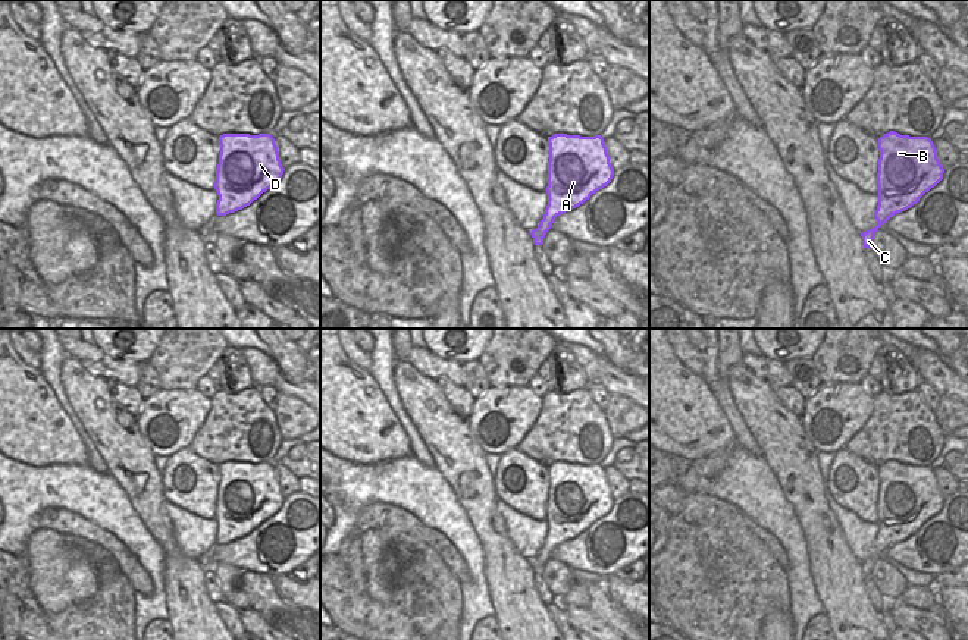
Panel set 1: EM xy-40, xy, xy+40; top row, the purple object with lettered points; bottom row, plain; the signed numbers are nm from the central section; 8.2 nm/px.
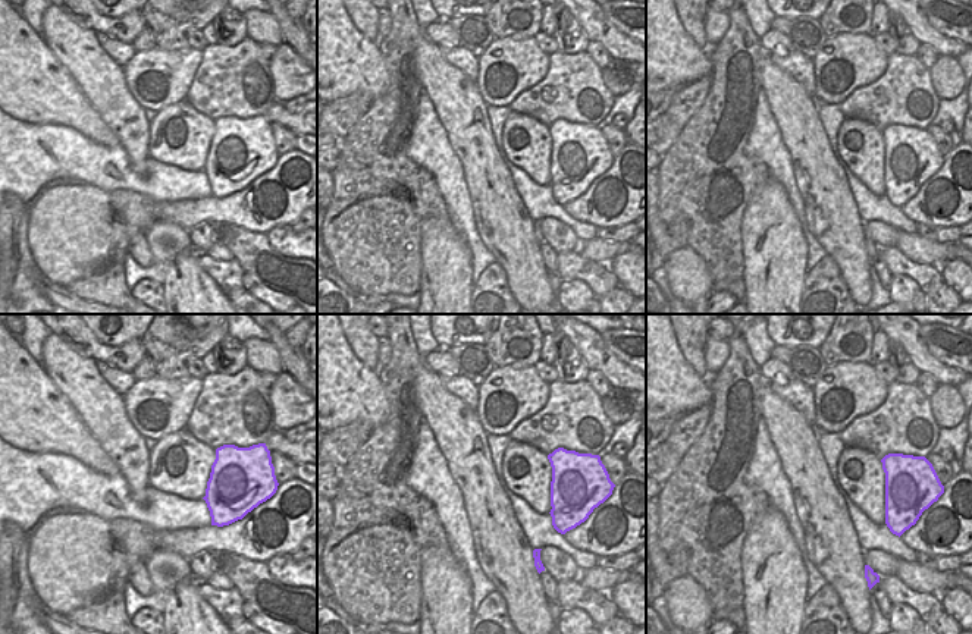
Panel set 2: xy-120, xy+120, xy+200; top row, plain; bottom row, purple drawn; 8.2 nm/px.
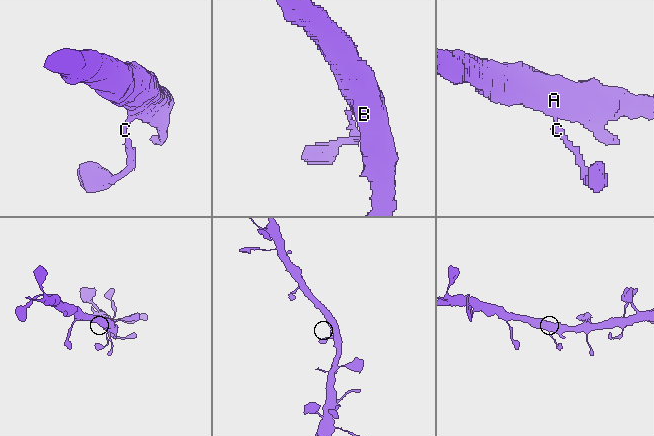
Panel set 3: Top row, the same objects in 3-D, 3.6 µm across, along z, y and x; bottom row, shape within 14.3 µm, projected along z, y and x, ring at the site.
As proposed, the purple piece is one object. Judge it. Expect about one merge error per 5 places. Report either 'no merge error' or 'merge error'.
no merge error

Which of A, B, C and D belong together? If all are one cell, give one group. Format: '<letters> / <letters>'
A B C D

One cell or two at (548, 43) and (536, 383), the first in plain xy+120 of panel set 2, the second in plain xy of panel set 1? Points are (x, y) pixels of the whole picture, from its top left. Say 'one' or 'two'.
one

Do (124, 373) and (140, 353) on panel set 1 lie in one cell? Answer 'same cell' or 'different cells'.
different cells

